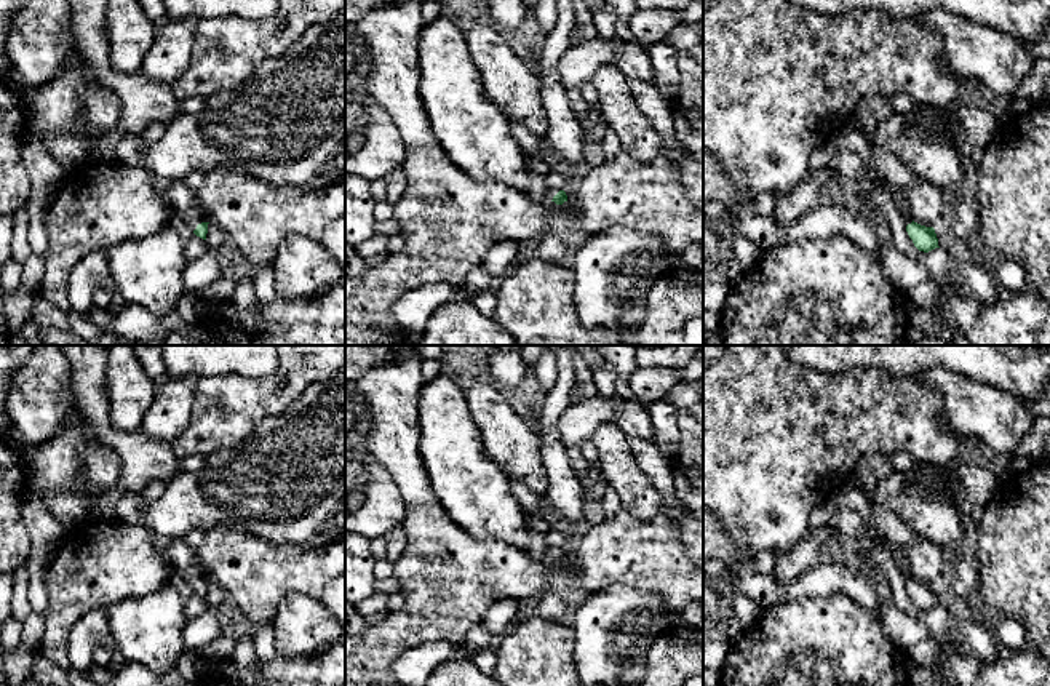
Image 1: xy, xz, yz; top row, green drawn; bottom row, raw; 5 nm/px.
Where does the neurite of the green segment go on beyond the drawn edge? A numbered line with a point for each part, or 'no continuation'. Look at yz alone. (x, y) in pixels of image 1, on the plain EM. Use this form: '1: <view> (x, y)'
1: yz (895, 549)

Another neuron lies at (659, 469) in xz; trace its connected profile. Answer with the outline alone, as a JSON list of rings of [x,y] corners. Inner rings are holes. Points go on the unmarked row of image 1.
[[[626,435],[628,448],[646,477],[657,488],[662,501],[670,509],[679,509],[674,496],[674,465],[657,446],[655,441],[647,441],[639,437]]]

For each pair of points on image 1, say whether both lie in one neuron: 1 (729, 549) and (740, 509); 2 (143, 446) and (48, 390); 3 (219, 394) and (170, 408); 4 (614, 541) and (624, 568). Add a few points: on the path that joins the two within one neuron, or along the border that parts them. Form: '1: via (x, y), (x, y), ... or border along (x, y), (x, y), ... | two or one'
1: border along (719, 520), (729, 536), (751, 555) | two
2: border along (69, 363), (74, 400) | two
3: border along (197, 378), (190, 421), (178, 437) | two
4: via (619, 547), (624, 552), (624, 562) | one

